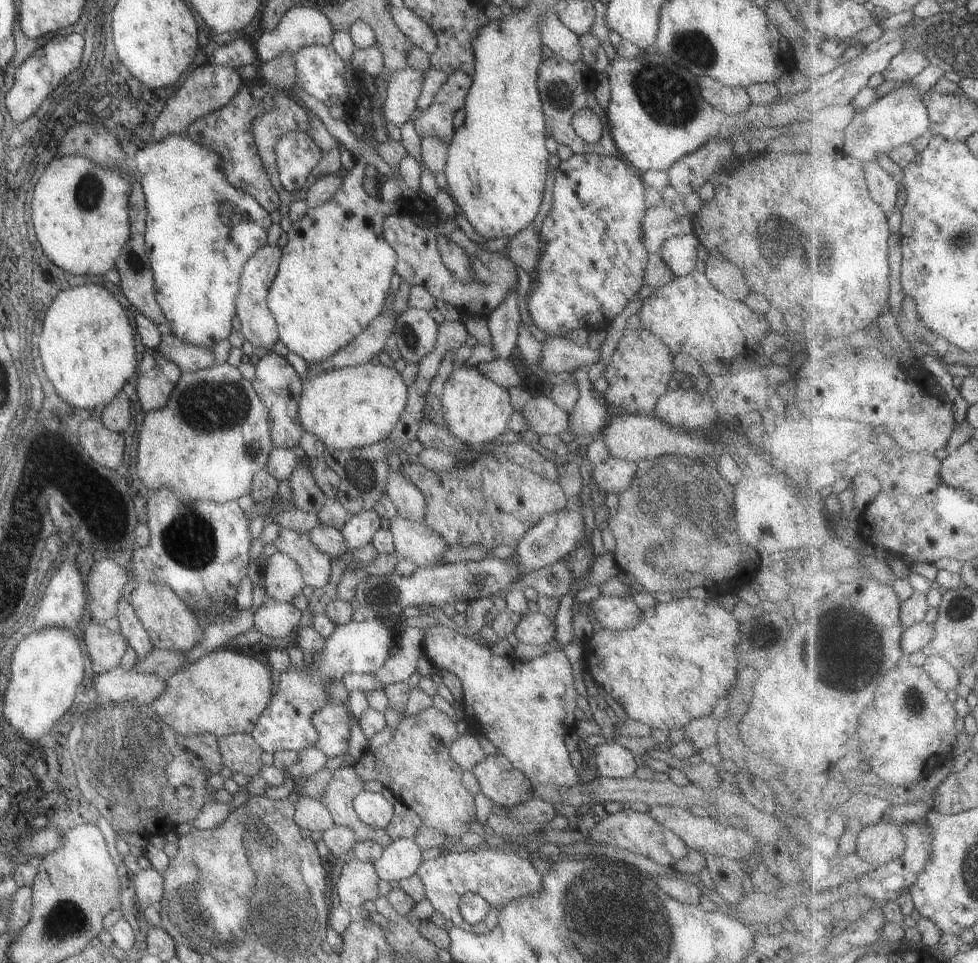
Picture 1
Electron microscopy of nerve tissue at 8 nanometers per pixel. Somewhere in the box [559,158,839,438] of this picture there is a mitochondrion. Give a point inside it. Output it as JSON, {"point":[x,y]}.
{"point":[804,248]}

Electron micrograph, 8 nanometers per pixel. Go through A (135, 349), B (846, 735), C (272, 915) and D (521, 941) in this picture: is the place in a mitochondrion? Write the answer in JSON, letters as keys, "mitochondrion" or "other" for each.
{"A":"other","B":"other","C":"mitochondrion","D":"other"}

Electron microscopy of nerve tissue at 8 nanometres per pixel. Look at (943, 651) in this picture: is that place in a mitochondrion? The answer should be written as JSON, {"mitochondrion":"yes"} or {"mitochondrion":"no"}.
{"mitochondrion":"no"}

